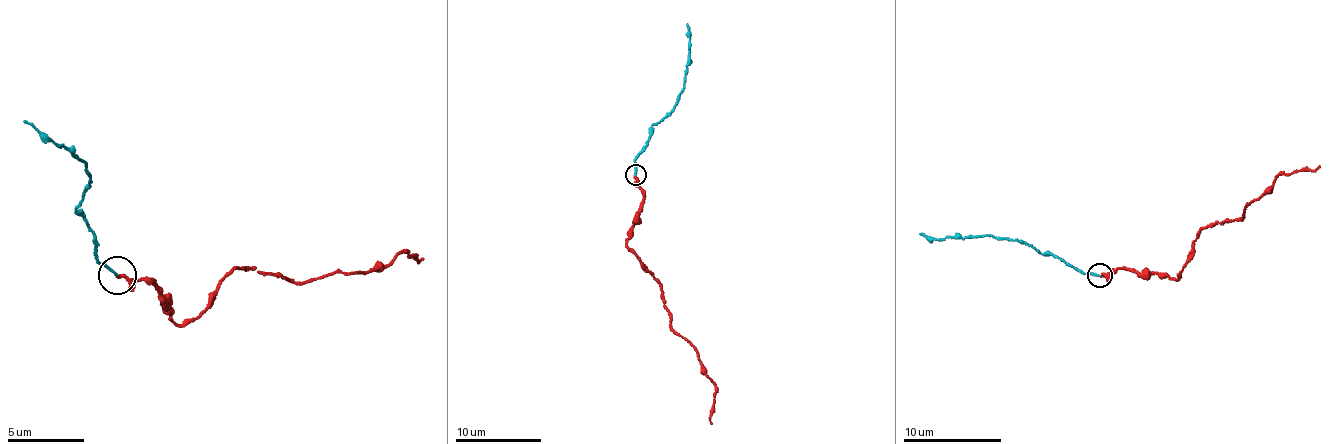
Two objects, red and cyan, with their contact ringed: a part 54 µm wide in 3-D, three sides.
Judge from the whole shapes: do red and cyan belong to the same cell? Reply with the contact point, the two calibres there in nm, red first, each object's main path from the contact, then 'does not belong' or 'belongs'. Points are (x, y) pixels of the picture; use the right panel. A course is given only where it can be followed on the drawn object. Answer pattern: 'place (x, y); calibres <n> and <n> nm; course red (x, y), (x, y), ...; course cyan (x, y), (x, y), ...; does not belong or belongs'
place (1100, 275); calibres 200 and 140 nm; course red (1099, 275), (1133, 268), (1178, 279), (1202, 228), (1239, 220), (1249, 204), (1271, 192), (1277, 177), (1319, 166); course cyan (1099, 275), (1077, 271), (1058, 257), (1042, 254), (1017, 241), (986, 236), (928, 240), (919, 234); belongs

